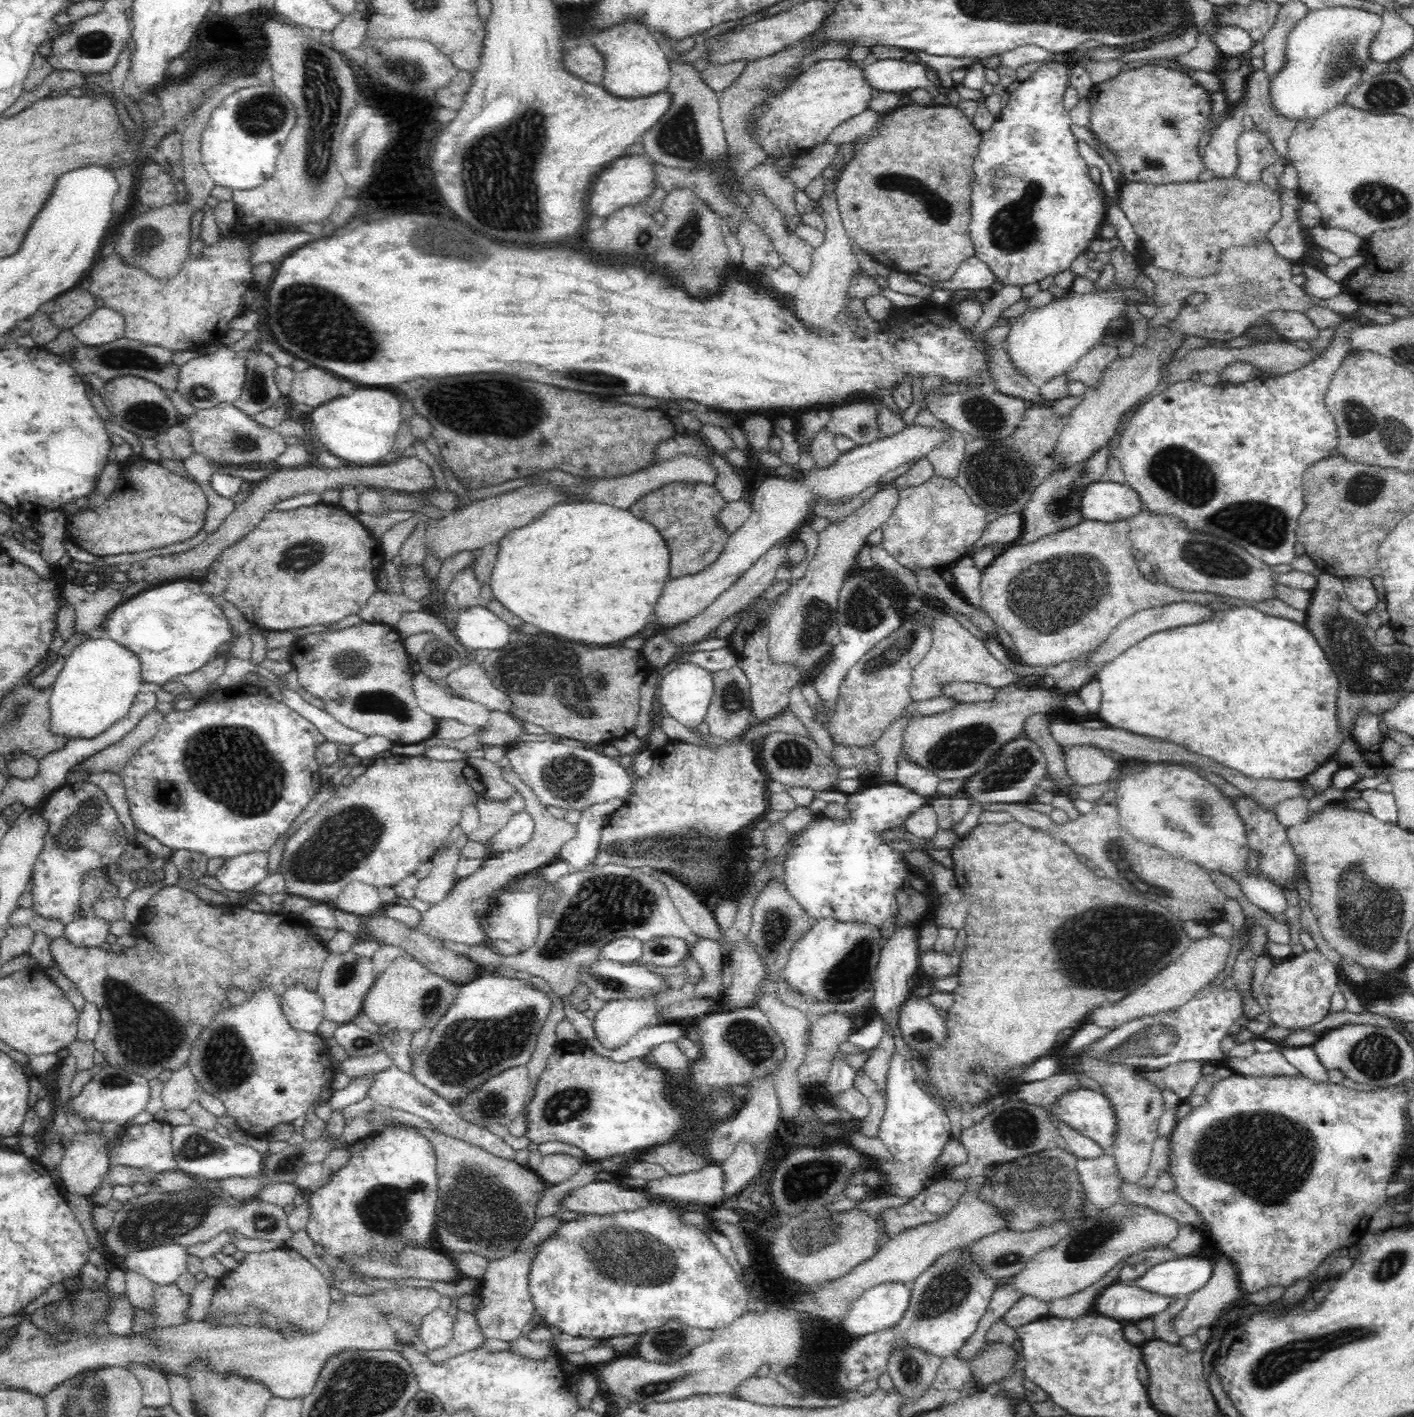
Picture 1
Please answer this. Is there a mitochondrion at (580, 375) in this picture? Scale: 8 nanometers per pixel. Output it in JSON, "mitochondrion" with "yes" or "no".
{"mitochondrion":"yes"}

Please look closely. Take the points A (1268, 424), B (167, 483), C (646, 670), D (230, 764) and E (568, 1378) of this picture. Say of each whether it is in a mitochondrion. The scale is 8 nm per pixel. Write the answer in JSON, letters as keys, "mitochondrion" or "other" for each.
{"A":"other","B":"other","C":"other","D":"mitochondrion","E":"other"}

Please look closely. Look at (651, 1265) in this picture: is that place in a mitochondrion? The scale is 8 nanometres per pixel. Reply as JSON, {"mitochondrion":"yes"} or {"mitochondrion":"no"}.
{"mitochondrion":"yes"}

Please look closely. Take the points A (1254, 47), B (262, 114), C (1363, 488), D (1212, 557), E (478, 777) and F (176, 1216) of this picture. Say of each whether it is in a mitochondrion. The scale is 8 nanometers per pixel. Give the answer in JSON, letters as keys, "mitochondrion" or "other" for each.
{"A":"other","B":"mitochondrion","C":"mitochondrion","D":"mitochondrion","E":"other","F":"mitochondrion"}

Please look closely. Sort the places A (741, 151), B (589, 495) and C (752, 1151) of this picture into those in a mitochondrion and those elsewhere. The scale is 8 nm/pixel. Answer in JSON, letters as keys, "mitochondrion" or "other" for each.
{"A":"mitochondrion","B":"other","C":"other"}

